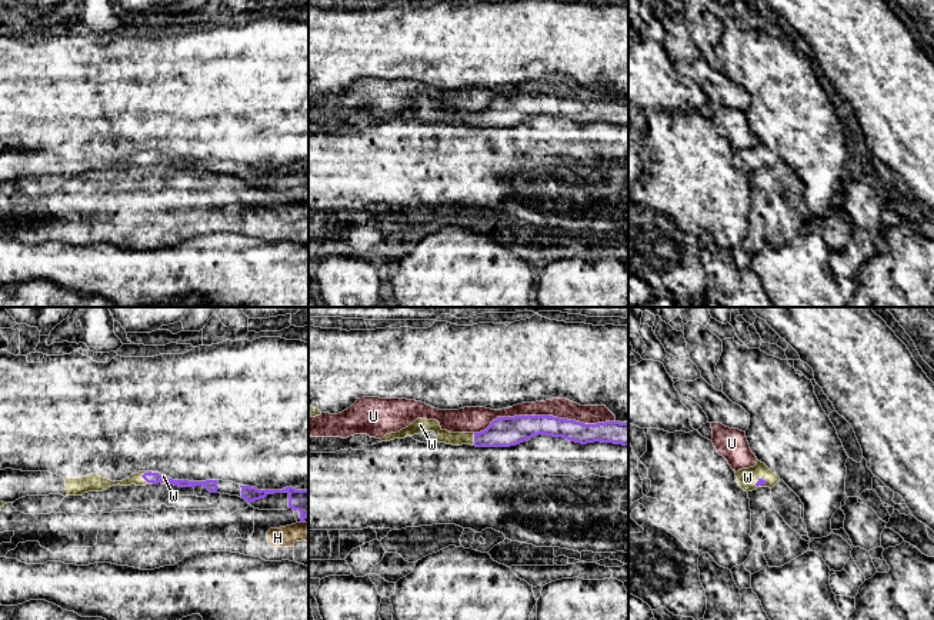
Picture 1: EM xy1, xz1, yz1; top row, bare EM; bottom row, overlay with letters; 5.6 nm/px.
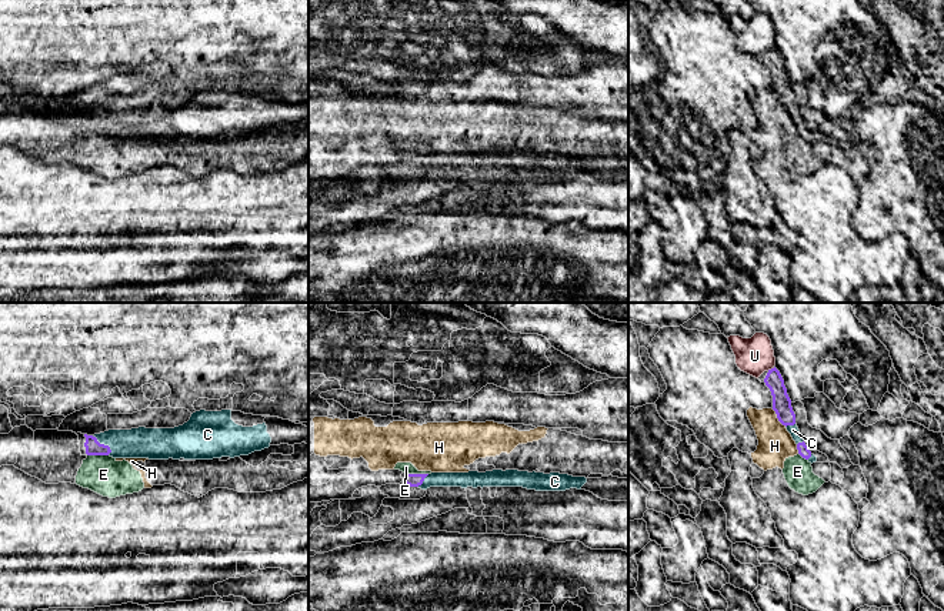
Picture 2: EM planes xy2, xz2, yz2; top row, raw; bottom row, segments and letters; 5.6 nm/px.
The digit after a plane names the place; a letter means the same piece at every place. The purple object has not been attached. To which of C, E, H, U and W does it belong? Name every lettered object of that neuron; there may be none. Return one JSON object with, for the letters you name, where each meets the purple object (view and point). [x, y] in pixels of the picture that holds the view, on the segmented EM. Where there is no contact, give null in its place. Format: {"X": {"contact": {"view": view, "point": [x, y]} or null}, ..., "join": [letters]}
{"C": {"contact": {"view": "xy2", "point": [103, 444]}}, "W": {"contact": {"view": "xz1", "point": [474, 439]}}, "join": ["C", "W"]}

